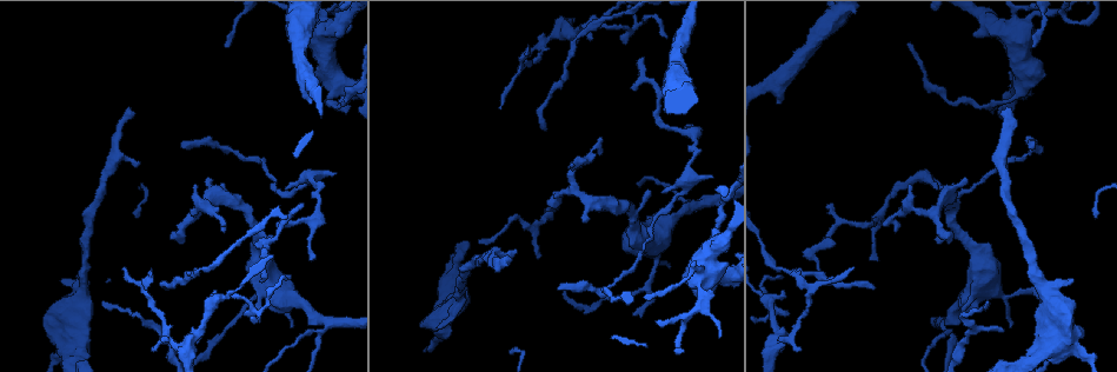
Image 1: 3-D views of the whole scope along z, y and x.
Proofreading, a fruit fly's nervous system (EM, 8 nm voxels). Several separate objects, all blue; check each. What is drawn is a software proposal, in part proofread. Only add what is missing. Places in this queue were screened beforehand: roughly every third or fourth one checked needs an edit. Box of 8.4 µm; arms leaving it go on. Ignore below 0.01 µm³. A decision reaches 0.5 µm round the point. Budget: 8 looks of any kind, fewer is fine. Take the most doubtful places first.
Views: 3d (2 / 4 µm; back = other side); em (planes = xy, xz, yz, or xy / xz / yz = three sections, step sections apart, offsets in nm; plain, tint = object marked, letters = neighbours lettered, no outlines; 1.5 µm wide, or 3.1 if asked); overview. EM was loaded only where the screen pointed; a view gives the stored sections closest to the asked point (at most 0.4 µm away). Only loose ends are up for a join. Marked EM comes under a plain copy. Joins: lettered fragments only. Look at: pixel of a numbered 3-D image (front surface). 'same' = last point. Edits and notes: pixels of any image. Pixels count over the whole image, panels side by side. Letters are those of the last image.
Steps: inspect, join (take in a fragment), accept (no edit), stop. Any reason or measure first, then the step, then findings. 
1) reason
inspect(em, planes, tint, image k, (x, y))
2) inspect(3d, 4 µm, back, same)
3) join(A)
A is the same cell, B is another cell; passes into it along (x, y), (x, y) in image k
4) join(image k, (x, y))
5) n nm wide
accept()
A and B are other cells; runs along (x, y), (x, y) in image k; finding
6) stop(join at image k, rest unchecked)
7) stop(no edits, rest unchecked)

an open end
inspect(3d, 2 µm, image 1, (331, 176))

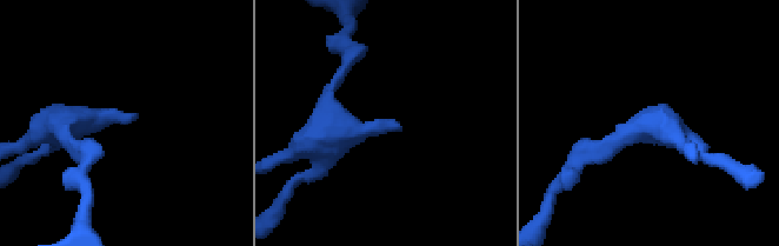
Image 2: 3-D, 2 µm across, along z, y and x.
inspect(em, planes, letters, image 2, (130, 120))

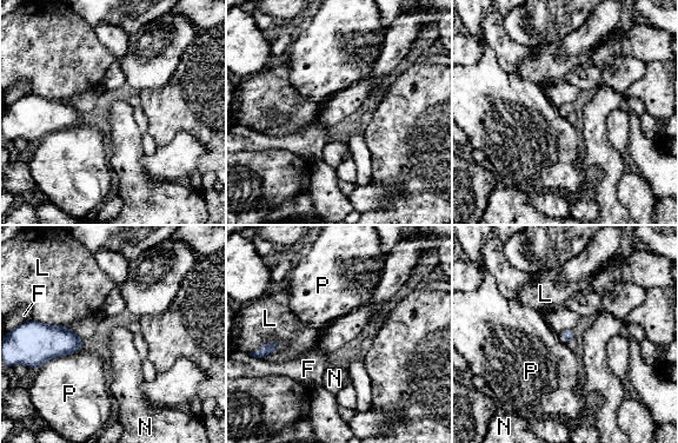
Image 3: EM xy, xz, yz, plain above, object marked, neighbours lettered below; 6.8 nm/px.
accept()
F, L, N and P are other cells; border along (79, 349), (53, 357), (41, 367) in image 3; no lettered fragment goes on from it

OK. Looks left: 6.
branch stops here
inspect(em, yz, step 8, letters, image 1, (132, 112))

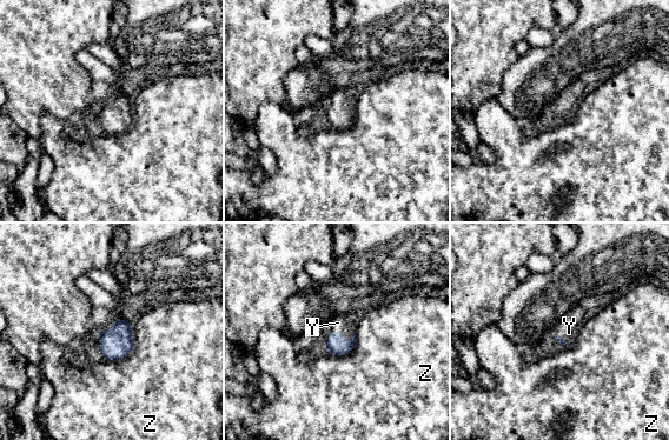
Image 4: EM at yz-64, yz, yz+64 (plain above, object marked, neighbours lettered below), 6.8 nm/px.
join(image 4, (338, 322))
Y is the same cell, Z is another cell; passes into it along (337, 344), (338, 332), (338, 322) in image 4; the neuron continues

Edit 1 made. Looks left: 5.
an open end
inspect(em, xz, step 8, tint, image 1, (481, 241))

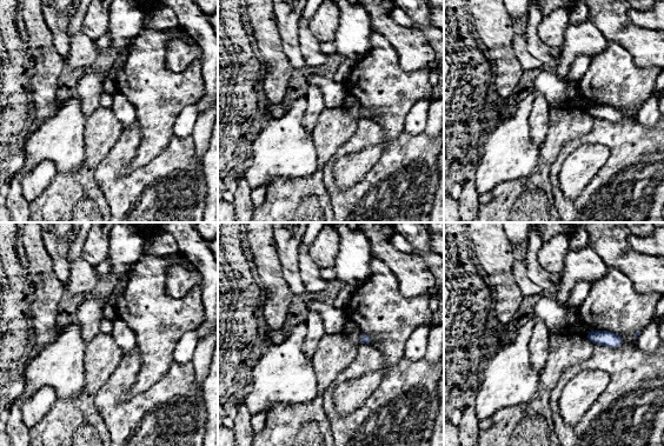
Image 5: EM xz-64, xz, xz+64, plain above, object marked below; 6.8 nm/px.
inspect(em, planes, letters, same)

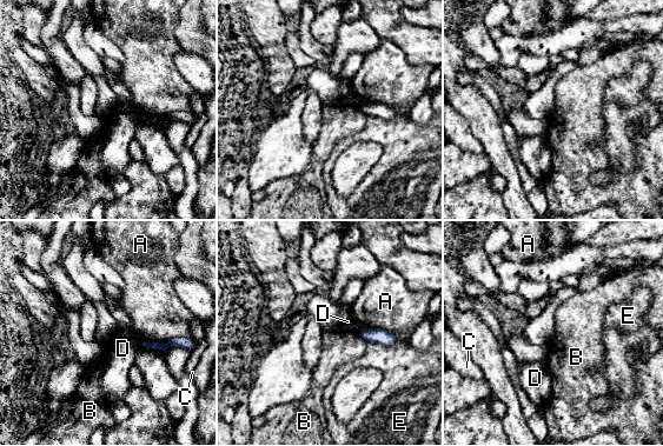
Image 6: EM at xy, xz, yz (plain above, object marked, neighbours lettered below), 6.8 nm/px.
accept()
A, B, C, D and E are other cells; runs along (151, 345), (192, 345) in image 6; none of them fits

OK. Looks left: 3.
stop(join at image 4, rest unchecked)

